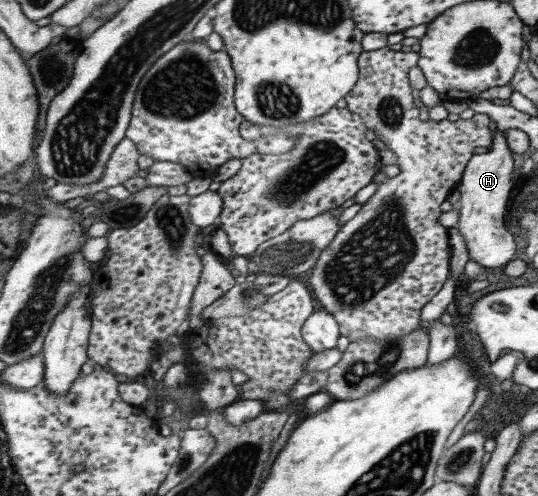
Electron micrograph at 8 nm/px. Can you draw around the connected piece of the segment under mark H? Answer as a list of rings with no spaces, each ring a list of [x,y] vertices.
[[[493,131],[488,152],[476,150],[464,167],[457,185],[460,193],[457,227],[467,246],[468,257],[482,267],[505,266],[513,260],[515,242],[503,226],[503,211],[512,187],[513,157],[505,143],[504,133]]]

